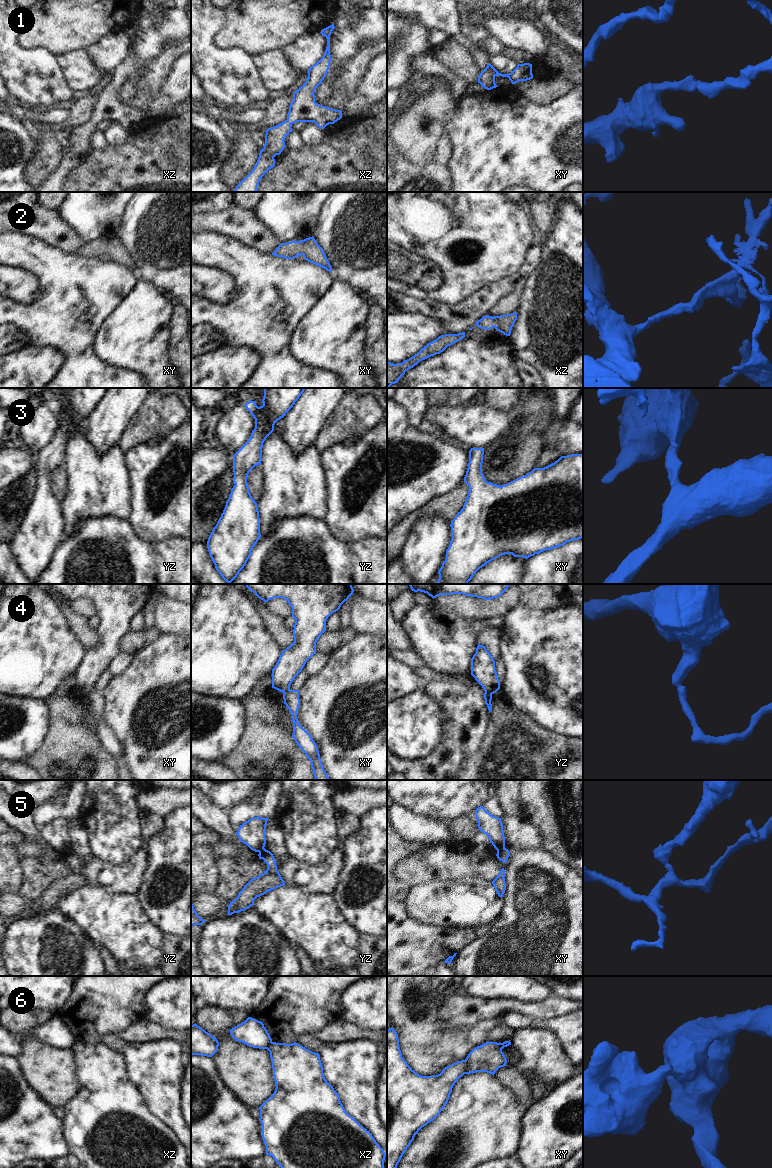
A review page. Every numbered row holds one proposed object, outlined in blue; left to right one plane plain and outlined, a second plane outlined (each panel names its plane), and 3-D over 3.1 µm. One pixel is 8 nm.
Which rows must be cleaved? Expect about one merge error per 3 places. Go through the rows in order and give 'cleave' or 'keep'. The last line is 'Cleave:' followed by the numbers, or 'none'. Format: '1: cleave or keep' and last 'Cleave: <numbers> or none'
1: keep
2: keep
3: keep
4: cleave
5: cleave
6: cleave
Cleave: 4, 5, 6

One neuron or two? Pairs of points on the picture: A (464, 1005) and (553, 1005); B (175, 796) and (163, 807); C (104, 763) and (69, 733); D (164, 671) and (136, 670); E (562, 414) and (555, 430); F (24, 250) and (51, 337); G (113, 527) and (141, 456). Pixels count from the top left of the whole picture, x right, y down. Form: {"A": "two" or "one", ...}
{"A": "one", "B": "one", "C": "one", "D": "one", "E": "two", "F": "one", "G": "two"}

